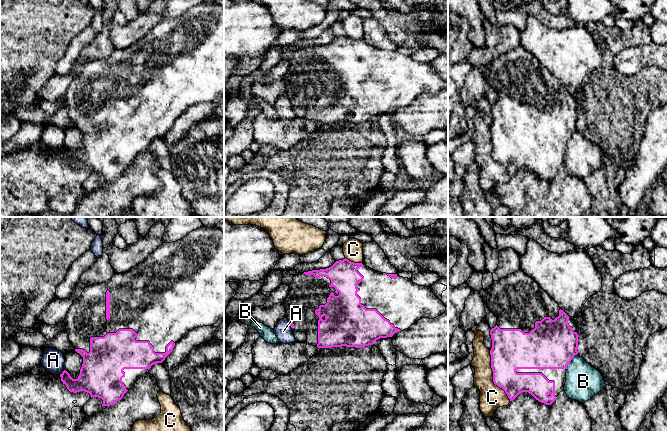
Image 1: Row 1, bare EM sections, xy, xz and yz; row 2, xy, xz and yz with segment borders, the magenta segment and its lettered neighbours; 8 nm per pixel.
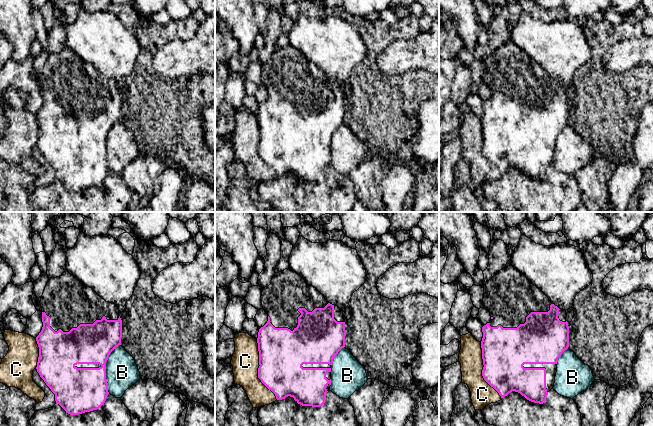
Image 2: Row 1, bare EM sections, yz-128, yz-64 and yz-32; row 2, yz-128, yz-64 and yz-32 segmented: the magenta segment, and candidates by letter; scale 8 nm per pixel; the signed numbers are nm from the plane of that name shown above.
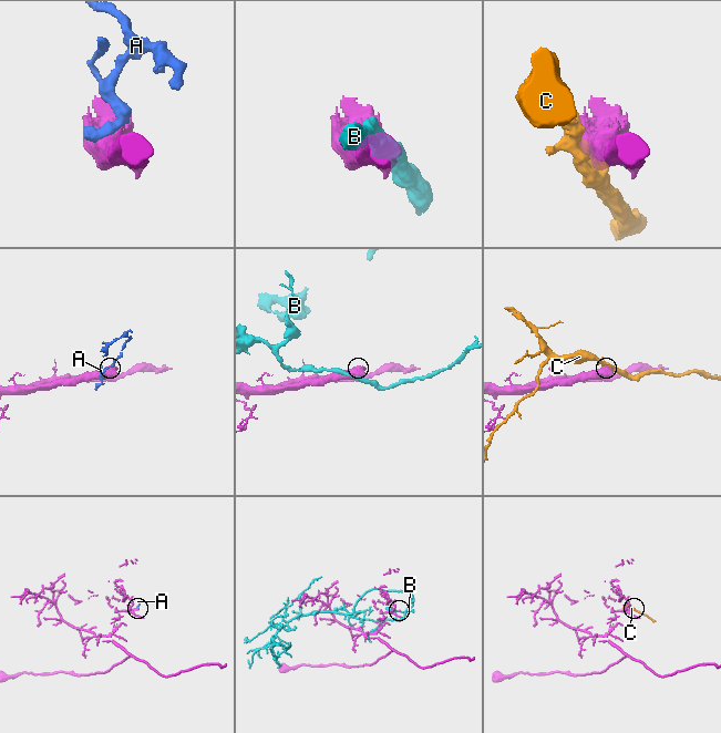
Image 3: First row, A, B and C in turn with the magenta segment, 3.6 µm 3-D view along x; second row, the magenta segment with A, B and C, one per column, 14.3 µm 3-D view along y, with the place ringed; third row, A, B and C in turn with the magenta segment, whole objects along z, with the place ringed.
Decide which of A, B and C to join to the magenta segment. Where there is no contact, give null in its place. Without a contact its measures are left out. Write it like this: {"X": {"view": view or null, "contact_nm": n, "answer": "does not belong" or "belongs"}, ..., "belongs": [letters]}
{"A": {"view": "xy", "contact_nm": 60, "answer": "does not belong"}, "B": {"view": "yz", "contact_nm": 160, "answer": "does not belong"}, "C": {"view": "yz", "contact_nm": 440, "answer": "does not belong"}, "belongs": []}

